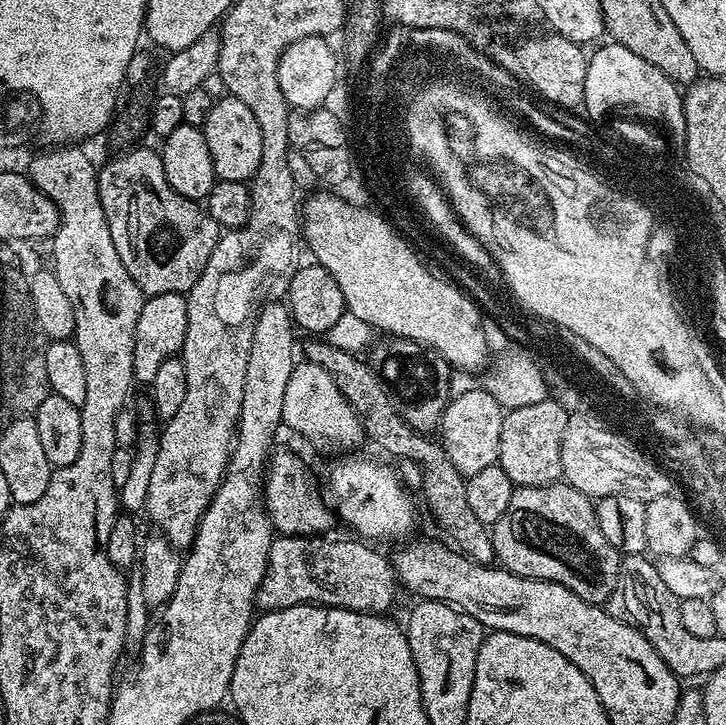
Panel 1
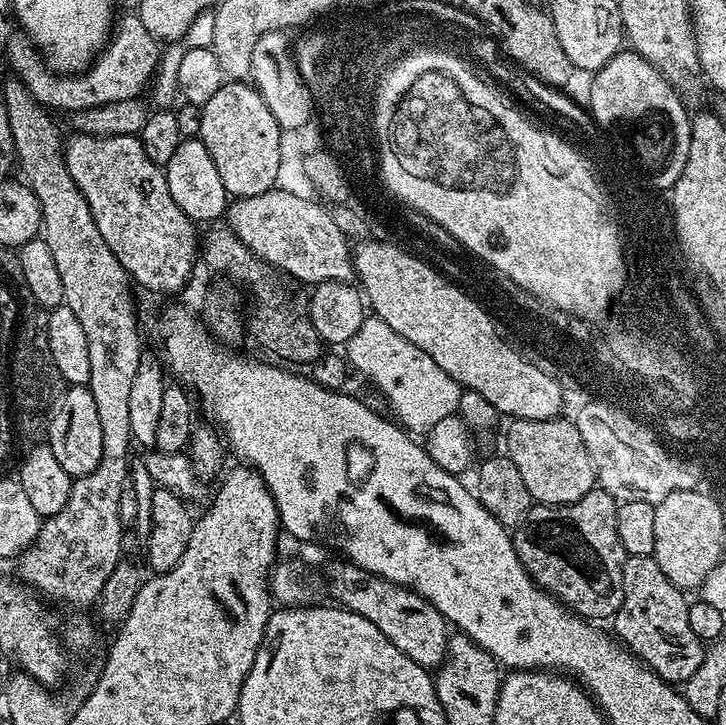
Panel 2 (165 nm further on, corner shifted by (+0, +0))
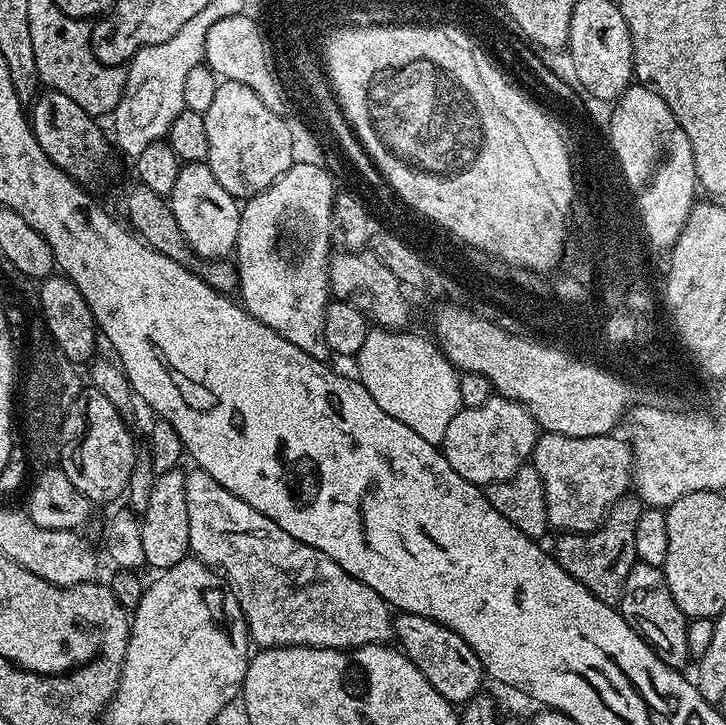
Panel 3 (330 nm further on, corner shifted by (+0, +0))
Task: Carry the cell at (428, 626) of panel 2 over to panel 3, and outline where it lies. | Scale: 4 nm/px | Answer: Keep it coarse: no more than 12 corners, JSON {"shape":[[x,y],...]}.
{"shape":[[400,612],[394,636],[426,682],[463,706],[486,681],[454,630]]}

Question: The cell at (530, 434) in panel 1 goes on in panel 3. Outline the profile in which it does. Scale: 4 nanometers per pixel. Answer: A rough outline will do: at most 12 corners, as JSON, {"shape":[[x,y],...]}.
{"shape":[[543,433],[549,525],[592,532],[631,485],[631,445]]}

